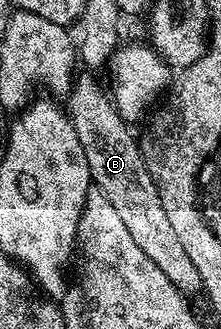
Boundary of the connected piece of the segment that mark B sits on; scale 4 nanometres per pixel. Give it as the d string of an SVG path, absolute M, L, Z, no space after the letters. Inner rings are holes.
M79 72L68 94L68 116L72 127L76 127L80 147L84 147L84 159L88 159L93 188L108 198L133 241L142 248L144 255L148 255L148 259L152 259L152 263L156 263L156 267L160 267L160 271L164 271L164 275L168 275L168 279L172 279L181 293L201 294L200 271L196 271L192 259L188 259L176 230L172 223L168 223L168 215L164 215L164 203L160 203L160 191L156 191L156 183L152 183L152 175L148 175L139 138L130 134L131 126L118 114L113 96L94 77L97 76L93 72Z

